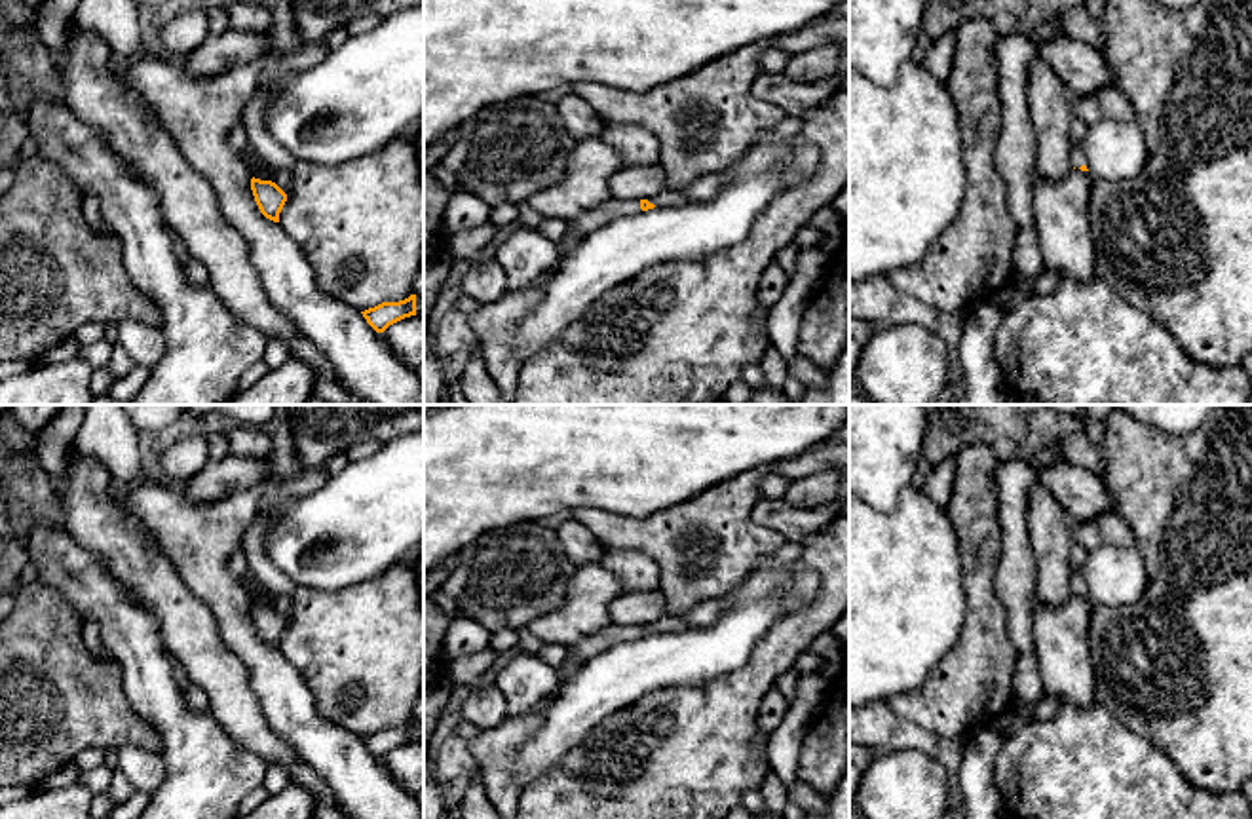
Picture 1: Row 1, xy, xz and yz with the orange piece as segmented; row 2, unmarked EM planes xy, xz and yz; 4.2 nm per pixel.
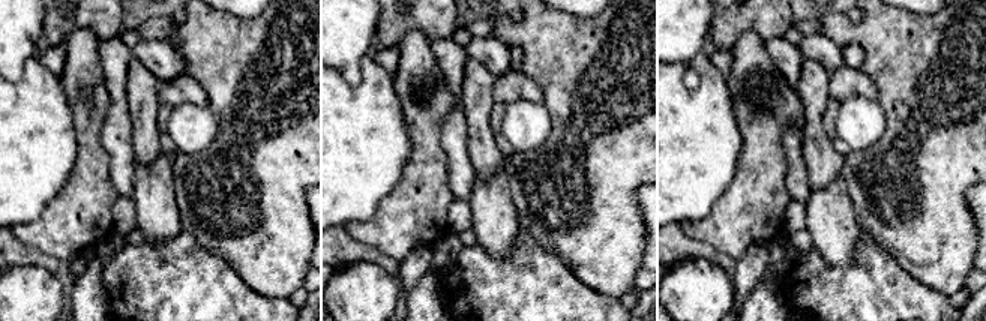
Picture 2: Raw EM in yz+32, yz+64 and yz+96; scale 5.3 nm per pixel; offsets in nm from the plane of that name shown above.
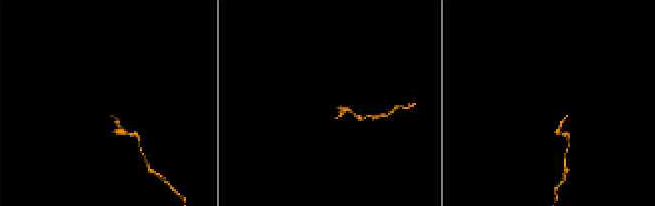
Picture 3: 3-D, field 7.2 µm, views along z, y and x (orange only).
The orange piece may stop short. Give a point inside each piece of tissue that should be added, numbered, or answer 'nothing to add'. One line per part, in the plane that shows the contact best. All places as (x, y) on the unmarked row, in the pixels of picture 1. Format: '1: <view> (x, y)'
1: xz (601, 641)

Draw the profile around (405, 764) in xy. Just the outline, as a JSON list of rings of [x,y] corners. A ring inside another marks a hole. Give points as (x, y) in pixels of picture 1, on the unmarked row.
[[[424,741],[405,743],[380,760],[405,790],[416,794],[424,789]]]

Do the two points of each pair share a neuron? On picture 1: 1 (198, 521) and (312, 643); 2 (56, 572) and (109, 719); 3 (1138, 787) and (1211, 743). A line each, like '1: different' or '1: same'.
1: different
2: different
3: different

